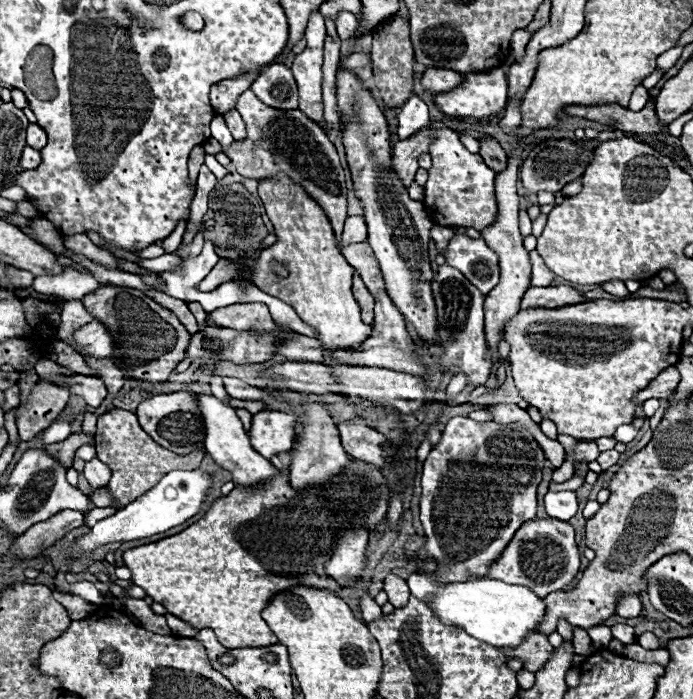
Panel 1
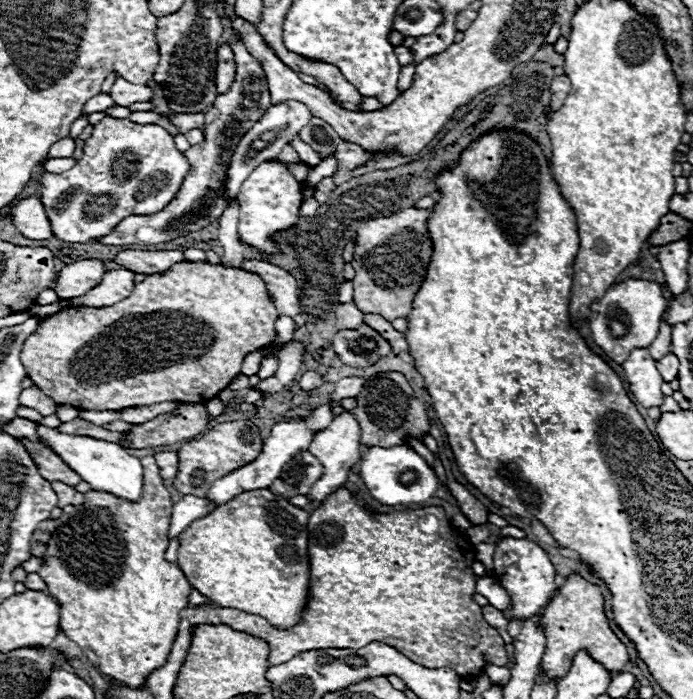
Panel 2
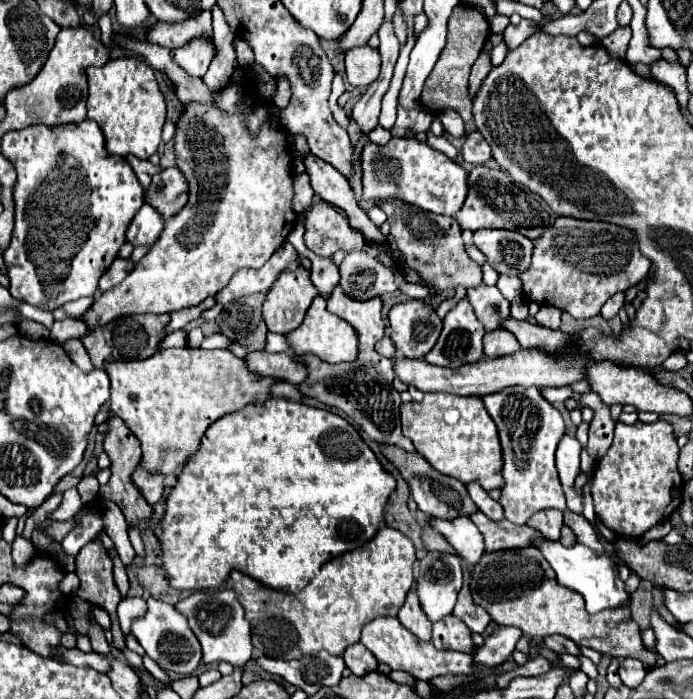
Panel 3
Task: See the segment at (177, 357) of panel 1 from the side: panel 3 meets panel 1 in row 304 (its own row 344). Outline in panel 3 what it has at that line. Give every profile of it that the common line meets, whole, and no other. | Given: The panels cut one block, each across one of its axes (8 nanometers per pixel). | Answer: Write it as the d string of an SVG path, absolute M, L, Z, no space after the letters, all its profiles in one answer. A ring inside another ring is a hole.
M158 314L124 316L124 318L118 318L118 320L108 322L106 326L90 328L88 334L82 336L82 342L84 342L86 350L90 352L92 364L96 368L104 368L104 364L106 362L112 362L112 360L120 360L120 358L126 358L128 360L128 356L132 358L134 352L128 354L128 350L138 350L138 360L144 360L144 358L150 358L150 356L154 356L158 352L160 342L166 336L168 322L170 322L170 314L160 314L160 316Z

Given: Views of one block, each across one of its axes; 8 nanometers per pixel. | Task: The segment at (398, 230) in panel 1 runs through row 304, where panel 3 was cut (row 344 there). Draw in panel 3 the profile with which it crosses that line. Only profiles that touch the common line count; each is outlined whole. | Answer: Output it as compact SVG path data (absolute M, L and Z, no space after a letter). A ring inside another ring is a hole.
M426 300L394 304L388 312L388 320L392 328L390 338L406 358L426 356L442 332L442 320Z

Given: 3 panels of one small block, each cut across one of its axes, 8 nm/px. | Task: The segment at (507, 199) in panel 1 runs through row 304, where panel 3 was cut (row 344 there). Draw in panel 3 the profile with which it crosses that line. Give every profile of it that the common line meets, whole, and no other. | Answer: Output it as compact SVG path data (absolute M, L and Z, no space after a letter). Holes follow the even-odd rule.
M498 328L496 332L486 332L484 336L484 354L490 358L498 358L518 350L520 350L518 340L504 328Z

